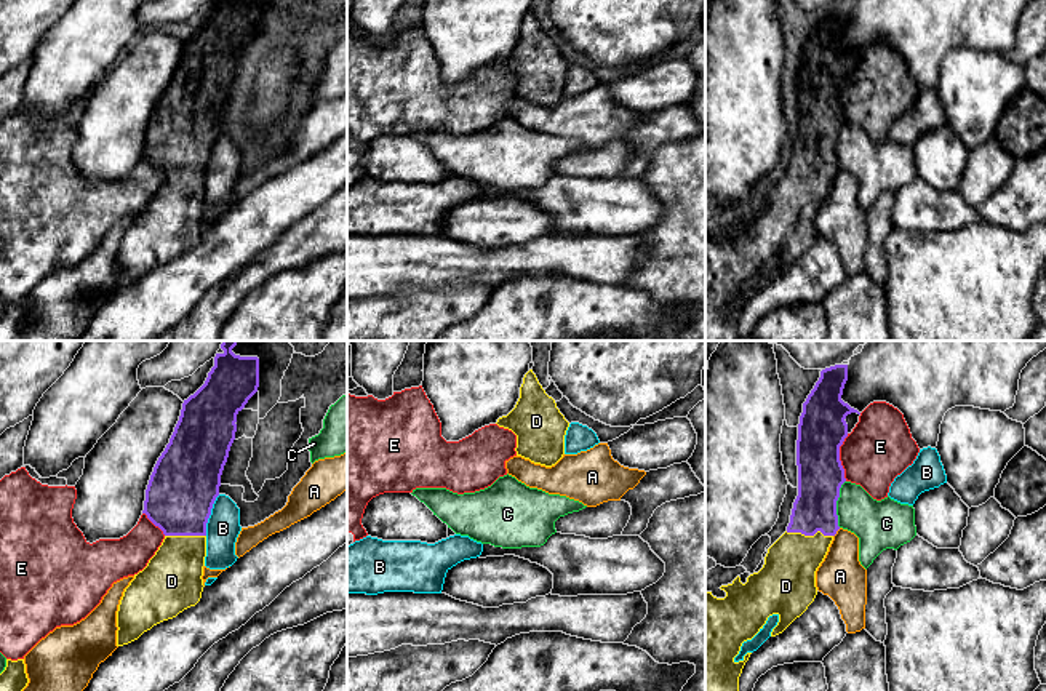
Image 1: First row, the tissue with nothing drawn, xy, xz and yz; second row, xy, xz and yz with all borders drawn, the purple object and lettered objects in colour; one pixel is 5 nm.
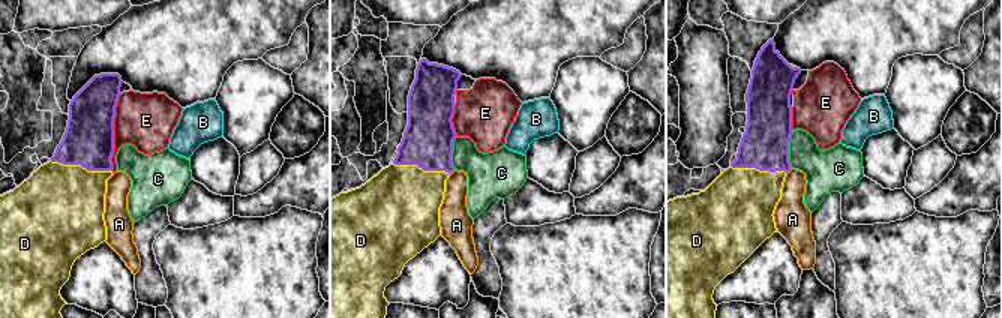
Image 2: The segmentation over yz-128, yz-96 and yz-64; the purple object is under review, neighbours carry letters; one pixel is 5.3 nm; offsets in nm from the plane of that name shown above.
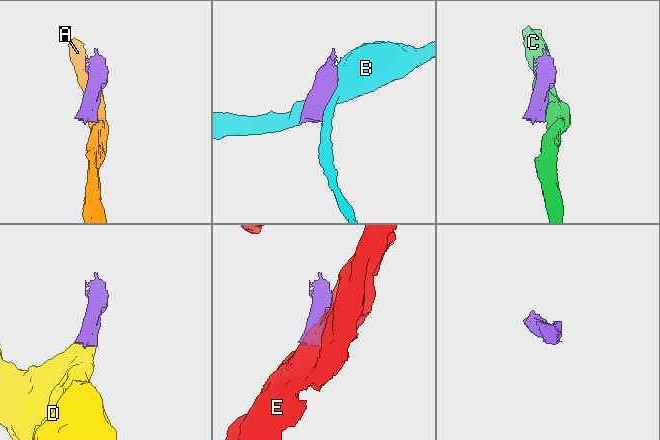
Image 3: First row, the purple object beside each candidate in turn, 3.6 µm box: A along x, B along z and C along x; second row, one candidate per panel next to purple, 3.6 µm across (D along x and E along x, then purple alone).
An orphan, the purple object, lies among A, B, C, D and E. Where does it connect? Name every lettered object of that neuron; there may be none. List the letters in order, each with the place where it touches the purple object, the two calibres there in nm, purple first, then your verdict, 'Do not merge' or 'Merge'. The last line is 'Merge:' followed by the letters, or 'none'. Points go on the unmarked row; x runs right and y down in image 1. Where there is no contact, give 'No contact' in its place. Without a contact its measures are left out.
A: Touches purple at yz (835, 175). Thickness 220 nm (purple) against 240 nm. Do not merge
B: Touches purple at xy (210, 155). Thickness 340 nm (purple) against 170 nm. Do not merge
C: Touches purple at yz (835, 146). Thickness 220 nm (purple) against 240 nm. Do not merge
D: Touches purple at yz (810, 176). Thickness 220 nm (purple) against 280 nm. Merge
E: Touches purple at yz (838, 99). Thickness 240 nm (purple) against 320 nm. Do not merge
Merge: D

